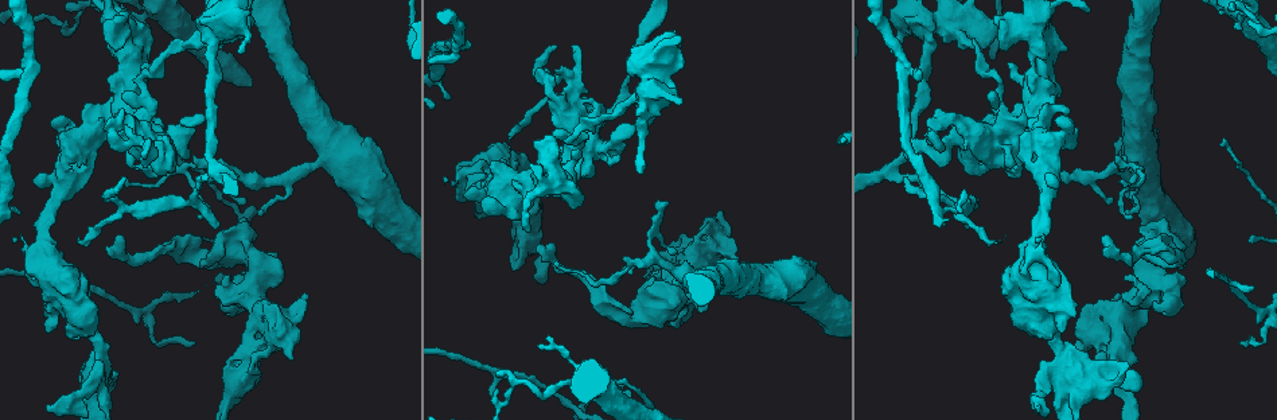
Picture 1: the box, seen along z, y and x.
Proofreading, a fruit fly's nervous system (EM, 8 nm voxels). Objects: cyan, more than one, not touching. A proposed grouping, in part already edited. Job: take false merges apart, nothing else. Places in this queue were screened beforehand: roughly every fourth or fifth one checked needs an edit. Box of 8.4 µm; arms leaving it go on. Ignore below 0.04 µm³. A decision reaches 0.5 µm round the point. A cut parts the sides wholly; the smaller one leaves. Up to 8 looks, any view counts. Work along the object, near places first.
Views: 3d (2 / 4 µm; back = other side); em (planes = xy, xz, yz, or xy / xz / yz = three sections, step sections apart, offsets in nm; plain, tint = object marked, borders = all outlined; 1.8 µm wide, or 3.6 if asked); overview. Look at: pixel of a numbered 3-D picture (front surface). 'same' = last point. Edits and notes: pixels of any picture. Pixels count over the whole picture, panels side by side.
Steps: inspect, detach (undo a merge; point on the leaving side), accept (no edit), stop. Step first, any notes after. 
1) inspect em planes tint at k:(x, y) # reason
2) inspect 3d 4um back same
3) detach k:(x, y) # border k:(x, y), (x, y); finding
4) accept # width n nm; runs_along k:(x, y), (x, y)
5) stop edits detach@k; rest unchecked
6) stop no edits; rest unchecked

inspect em xy step 4 tint at 1:(638, 87) # thin arm on a thick one

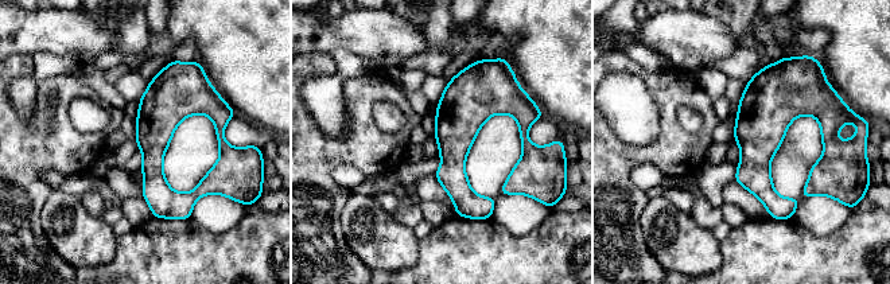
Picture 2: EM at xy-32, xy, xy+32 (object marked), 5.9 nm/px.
inspect em planes tint same # cut it another way

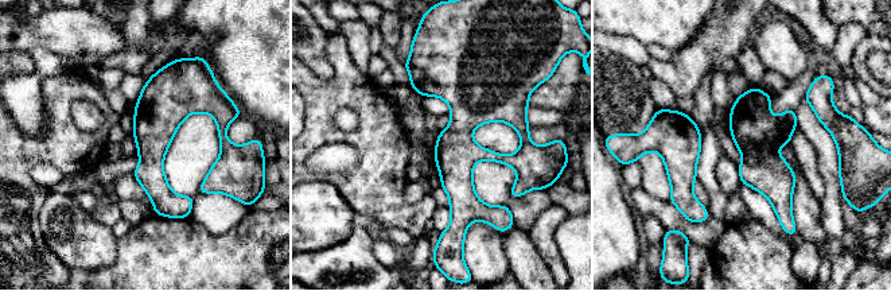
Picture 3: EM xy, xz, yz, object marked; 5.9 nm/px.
accept # width 260 nm; one cell here

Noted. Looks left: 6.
inspect 3d 4um at 1:(124, 33) # abrupt turn

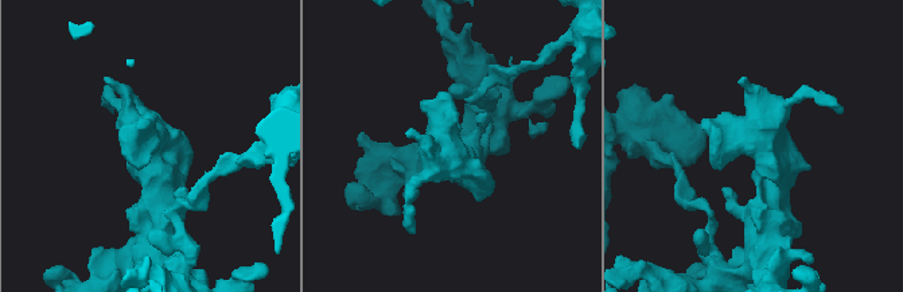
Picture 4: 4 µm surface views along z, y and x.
inspect em 3.6um planes borders at 4:(454, 155) # need the tissue

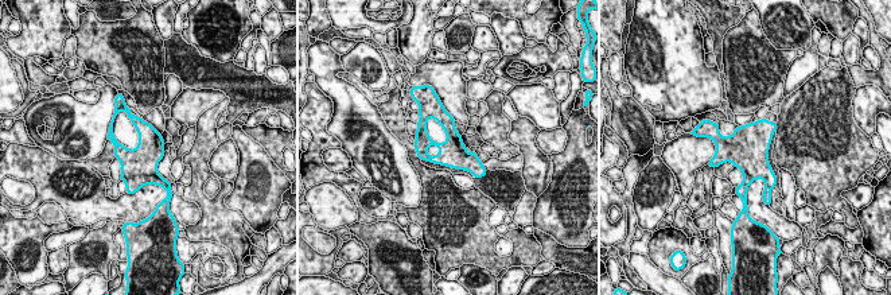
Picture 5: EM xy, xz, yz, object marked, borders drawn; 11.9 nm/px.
accept # width 340 nm; continuous, no second cell

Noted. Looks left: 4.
inspect em planes tint at 1:(254, 307) # abrupt turn

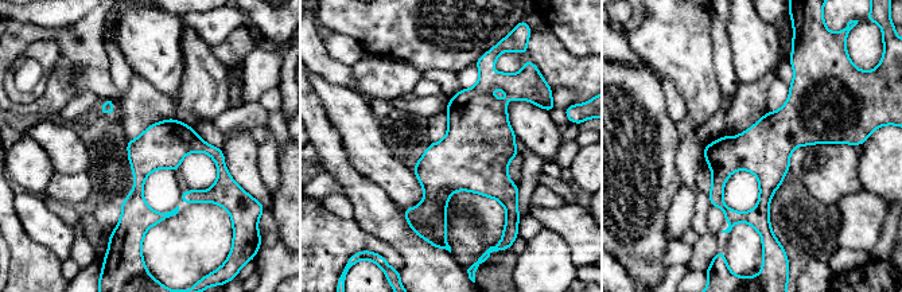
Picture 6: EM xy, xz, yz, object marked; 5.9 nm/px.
accept # one cell here

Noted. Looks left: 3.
stop no edits; rest unchecked

